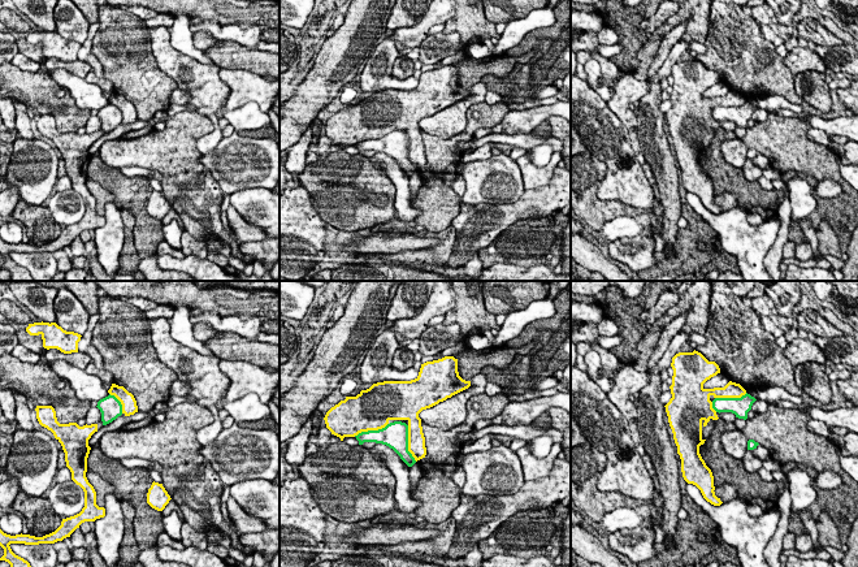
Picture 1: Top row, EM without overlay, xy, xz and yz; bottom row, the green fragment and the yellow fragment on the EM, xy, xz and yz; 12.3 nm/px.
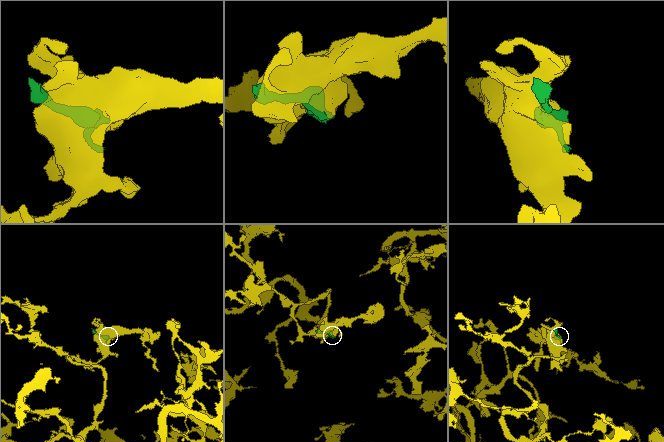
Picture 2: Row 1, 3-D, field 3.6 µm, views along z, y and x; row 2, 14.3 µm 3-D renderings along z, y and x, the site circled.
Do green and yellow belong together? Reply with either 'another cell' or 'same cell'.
another cell

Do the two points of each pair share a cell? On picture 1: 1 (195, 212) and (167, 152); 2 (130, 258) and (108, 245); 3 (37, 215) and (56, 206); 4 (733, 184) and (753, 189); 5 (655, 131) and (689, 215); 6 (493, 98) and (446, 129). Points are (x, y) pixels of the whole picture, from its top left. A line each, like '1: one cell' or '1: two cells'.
1: one cell
2: two cells
3: two cells
4: one cell
5: two cells
6: two cells

